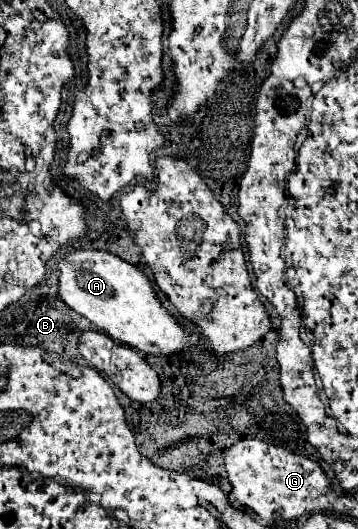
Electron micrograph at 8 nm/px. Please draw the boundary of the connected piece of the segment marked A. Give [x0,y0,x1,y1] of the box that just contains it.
[59,249,199,355]

